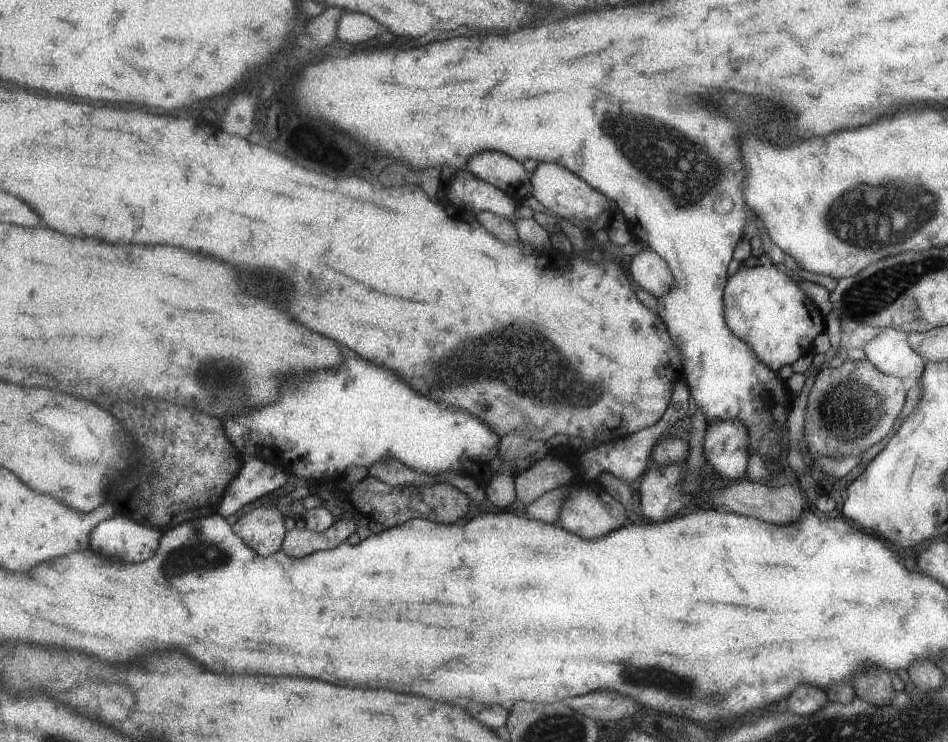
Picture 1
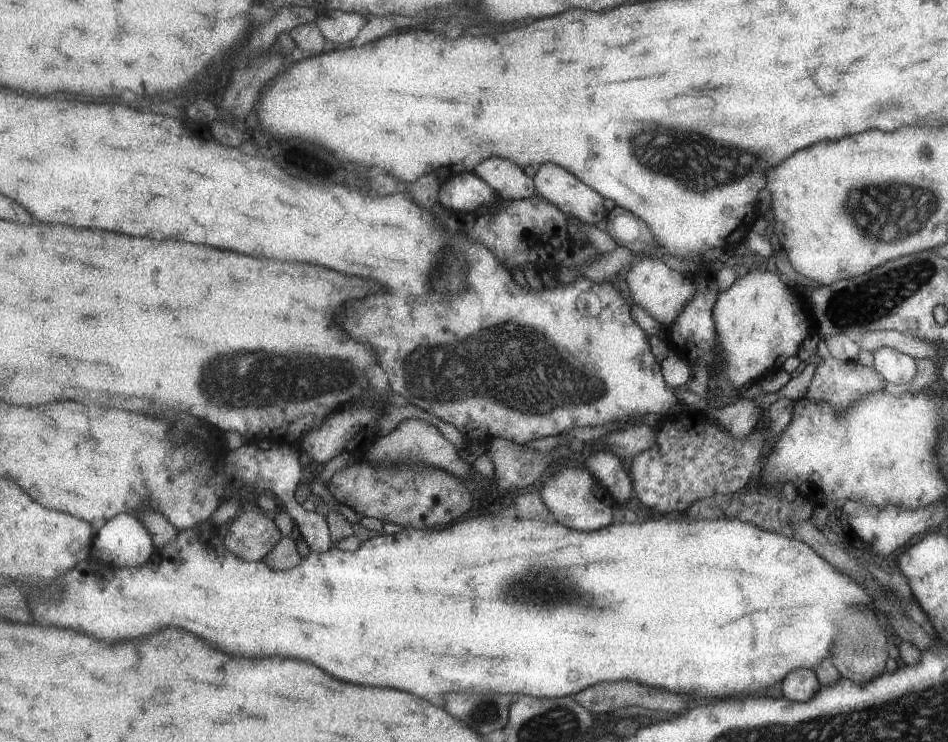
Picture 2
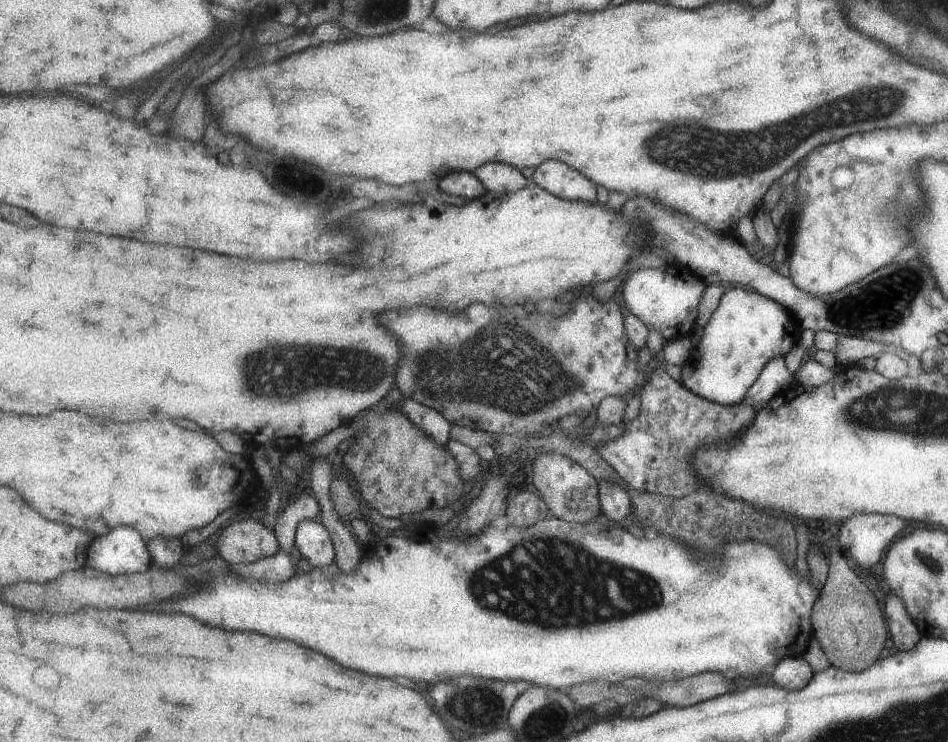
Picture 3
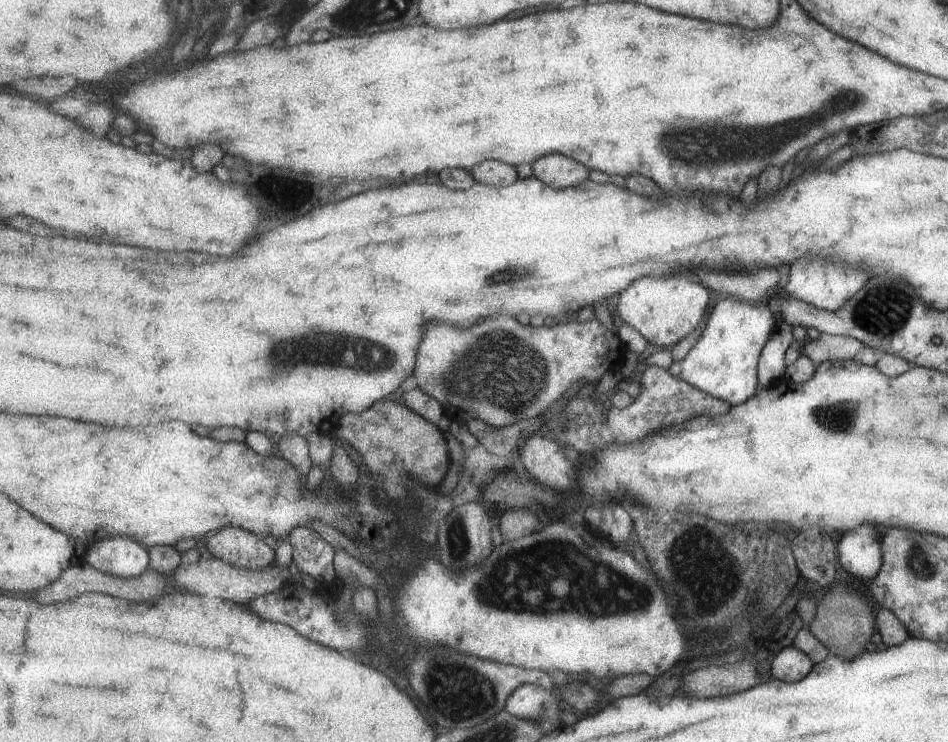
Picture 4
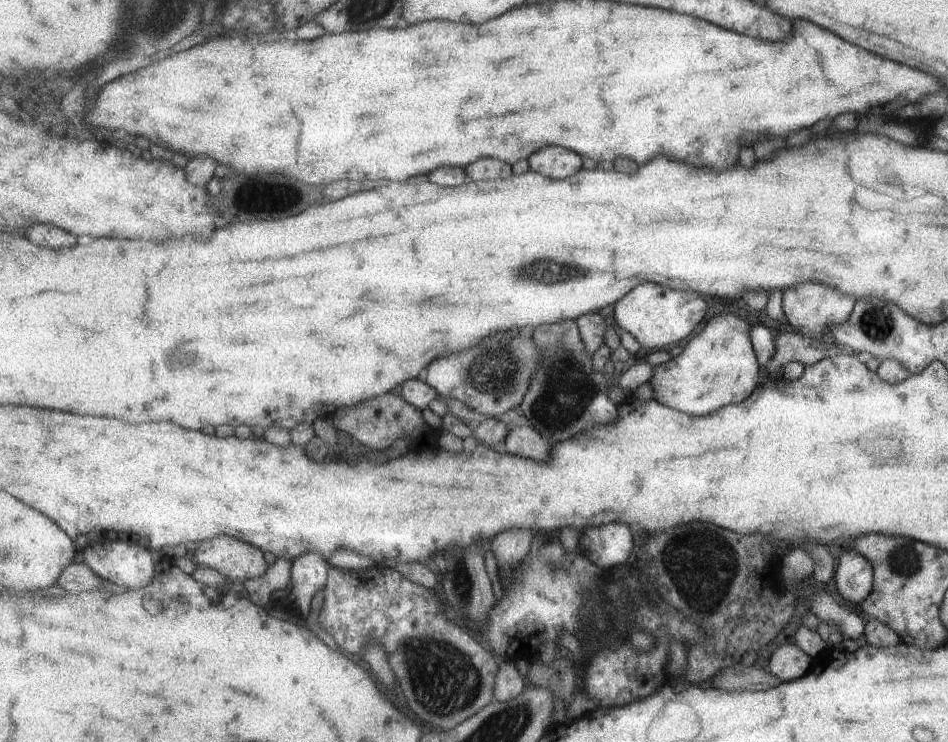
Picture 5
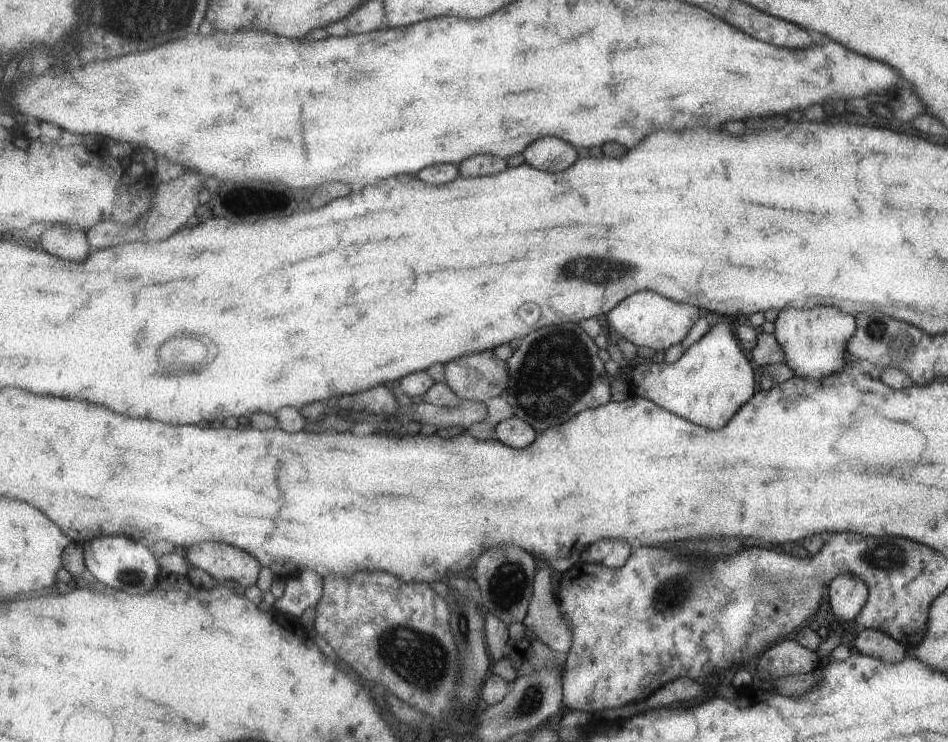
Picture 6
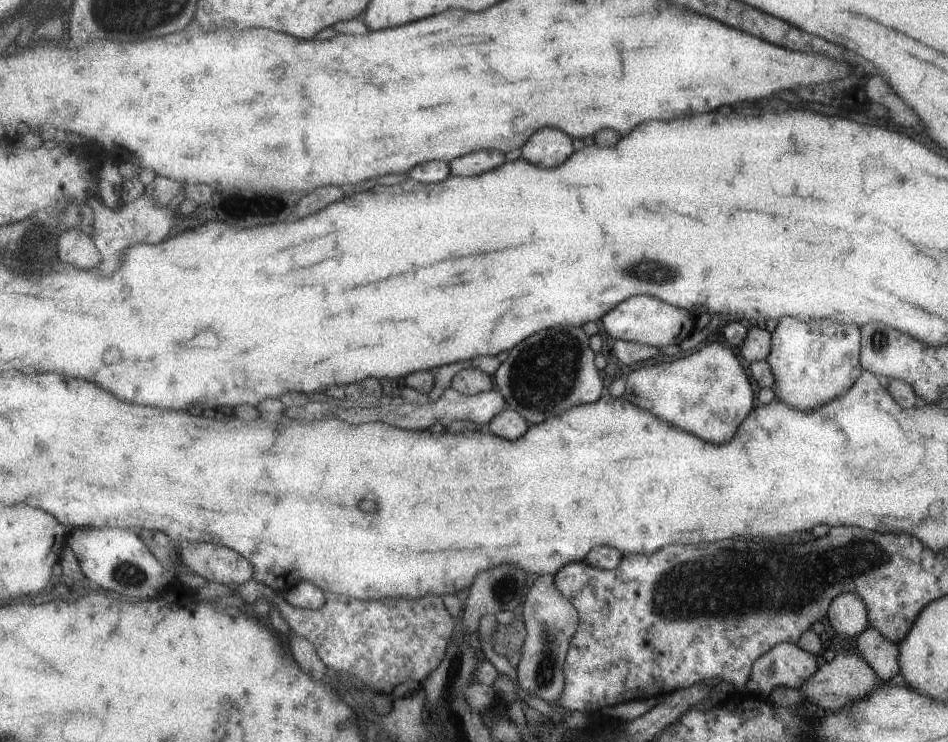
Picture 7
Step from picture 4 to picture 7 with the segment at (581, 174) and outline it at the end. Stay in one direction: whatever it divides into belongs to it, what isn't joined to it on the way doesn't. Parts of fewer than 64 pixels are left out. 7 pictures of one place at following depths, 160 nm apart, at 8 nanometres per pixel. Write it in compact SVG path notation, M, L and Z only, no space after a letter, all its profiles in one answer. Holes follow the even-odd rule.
M541 128L537 134L533 134L533 138L523 146L521 152L529 162L537 166L555 168L575 152L575 146L573 138L563 130Z

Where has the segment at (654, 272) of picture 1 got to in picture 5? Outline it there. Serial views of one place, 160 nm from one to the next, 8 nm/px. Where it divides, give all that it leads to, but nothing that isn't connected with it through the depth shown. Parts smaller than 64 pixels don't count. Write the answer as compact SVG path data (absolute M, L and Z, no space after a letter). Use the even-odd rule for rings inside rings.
M642 282L613 306L612 318L624 331L633 334L633 338L640 346L662 348L677 340L685 339L685 336L705 318L705 310L707 310L707 304L705 304L703 296L695 291L680 291L650 282Z

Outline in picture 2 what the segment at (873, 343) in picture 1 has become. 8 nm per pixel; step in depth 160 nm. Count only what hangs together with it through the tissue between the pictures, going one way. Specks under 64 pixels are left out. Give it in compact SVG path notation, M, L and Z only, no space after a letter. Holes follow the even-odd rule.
M881 347L872 352L873 369L895 388L905 387L915 374L915 360L889 347Z

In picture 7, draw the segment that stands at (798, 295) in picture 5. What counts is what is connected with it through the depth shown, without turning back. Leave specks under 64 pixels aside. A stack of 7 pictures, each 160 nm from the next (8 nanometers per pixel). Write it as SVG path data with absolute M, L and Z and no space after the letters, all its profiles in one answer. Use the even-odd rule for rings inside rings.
M791 317L778 319L770 333L770 349L765 360L775 382L775 398L795 410L813 410L851 390L860 378L860 327L841 324L831 319L797 320Z

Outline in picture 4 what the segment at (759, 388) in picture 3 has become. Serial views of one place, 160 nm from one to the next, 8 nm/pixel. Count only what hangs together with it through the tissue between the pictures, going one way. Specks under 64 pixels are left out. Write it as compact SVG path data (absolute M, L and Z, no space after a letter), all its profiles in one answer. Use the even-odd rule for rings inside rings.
M778 320L779 328L771 332L760 350L757 361L757 382L759 387L769 387L784 376L783 354L793 338L791 327Z

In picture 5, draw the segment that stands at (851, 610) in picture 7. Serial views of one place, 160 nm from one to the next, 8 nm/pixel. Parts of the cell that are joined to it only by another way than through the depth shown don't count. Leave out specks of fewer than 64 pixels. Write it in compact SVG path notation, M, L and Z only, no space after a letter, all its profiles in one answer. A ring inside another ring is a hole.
M851 550L841 551L833 576L837 592L851 603L860 603L872 590L872 566Z

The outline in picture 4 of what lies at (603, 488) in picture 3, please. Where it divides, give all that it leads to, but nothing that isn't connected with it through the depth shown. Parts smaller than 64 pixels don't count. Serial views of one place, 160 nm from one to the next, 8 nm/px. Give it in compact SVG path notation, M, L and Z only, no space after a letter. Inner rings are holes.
M609 504L603 510L587 510L585 512L587 524L591 524L597 530L607 530L609 538L613 542L627 542L633 532L633 520L629 518L629 512L619 504Z

